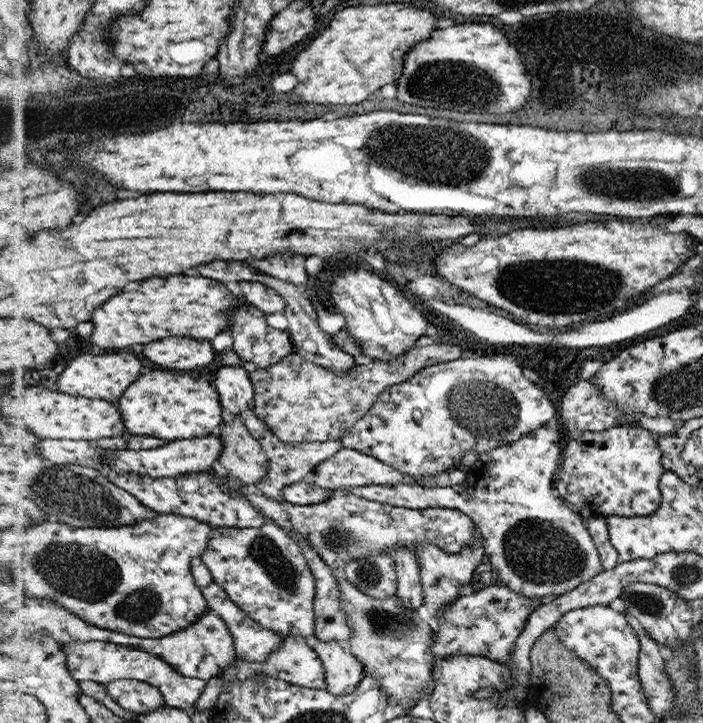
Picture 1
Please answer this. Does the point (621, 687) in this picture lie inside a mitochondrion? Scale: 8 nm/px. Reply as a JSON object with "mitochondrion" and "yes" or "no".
{"mitochondrion":"no"}

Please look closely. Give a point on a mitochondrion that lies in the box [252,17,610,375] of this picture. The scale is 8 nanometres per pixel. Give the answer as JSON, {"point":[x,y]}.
{"point":[383,147]}

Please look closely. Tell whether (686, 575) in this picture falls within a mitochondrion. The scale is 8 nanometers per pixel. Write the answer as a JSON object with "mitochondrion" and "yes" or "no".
{"mitochondrion":"yes"}

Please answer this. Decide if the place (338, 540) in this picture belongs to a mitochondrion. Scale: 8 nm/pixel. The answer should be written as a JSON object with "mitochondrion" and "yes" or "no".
{"mitochondrion":"yes"}

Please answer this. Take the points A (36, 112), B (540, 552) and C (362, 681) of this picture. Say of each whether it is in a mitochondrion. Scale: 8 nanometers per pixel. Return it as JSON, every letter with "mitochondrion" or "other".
{"A":"mitochondrion","B":"mitochondrion","C":"other"}

